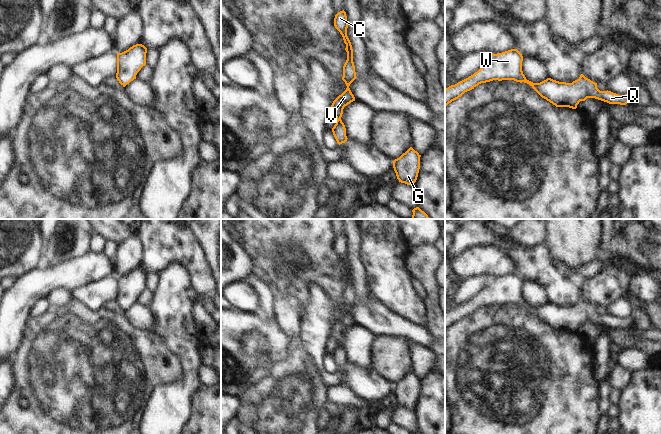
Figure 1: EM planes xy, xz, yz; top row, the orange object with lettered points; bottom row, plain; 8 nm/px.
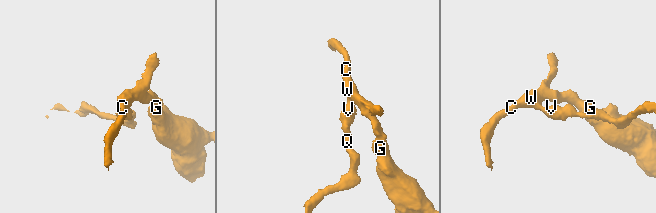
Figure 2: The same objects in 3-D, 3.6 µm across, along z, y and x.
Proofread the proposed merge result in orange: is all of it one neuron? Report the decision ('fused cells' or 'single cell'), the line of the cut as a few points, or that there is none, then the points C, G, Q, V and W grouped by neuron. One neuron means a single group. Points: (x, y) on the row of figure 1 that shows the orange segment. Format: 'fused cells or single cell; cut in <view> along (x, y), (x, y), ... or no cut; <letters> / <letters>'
single cell; no cut; C G Q V W

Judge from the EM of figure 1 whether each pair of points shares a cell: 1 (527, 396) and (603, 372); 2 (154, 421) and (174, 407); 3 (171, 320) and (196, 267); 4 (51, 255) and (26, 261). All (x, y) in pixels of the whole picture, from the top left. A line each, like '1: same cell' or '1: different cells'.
1: different cells
2: same cell
3: different cells
4: different cells

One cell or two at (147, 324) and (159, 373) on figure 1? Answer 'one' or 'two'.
two

